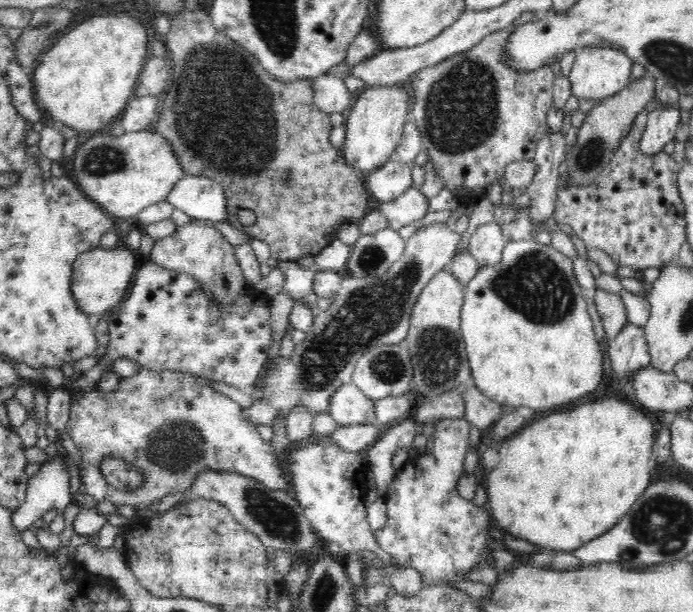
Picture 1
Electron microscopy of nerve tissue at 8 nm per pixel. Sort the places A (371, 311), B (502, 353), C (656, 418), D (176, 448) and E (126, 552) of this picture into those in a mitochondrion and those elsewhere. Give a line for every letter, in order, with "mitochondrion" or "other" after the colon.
A: mitochondrion
B: other
C: other
D: mitochondrion
E: other

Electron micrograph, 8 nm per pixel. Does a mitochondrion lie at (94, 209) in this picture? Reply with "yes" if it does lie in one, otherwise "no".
no

